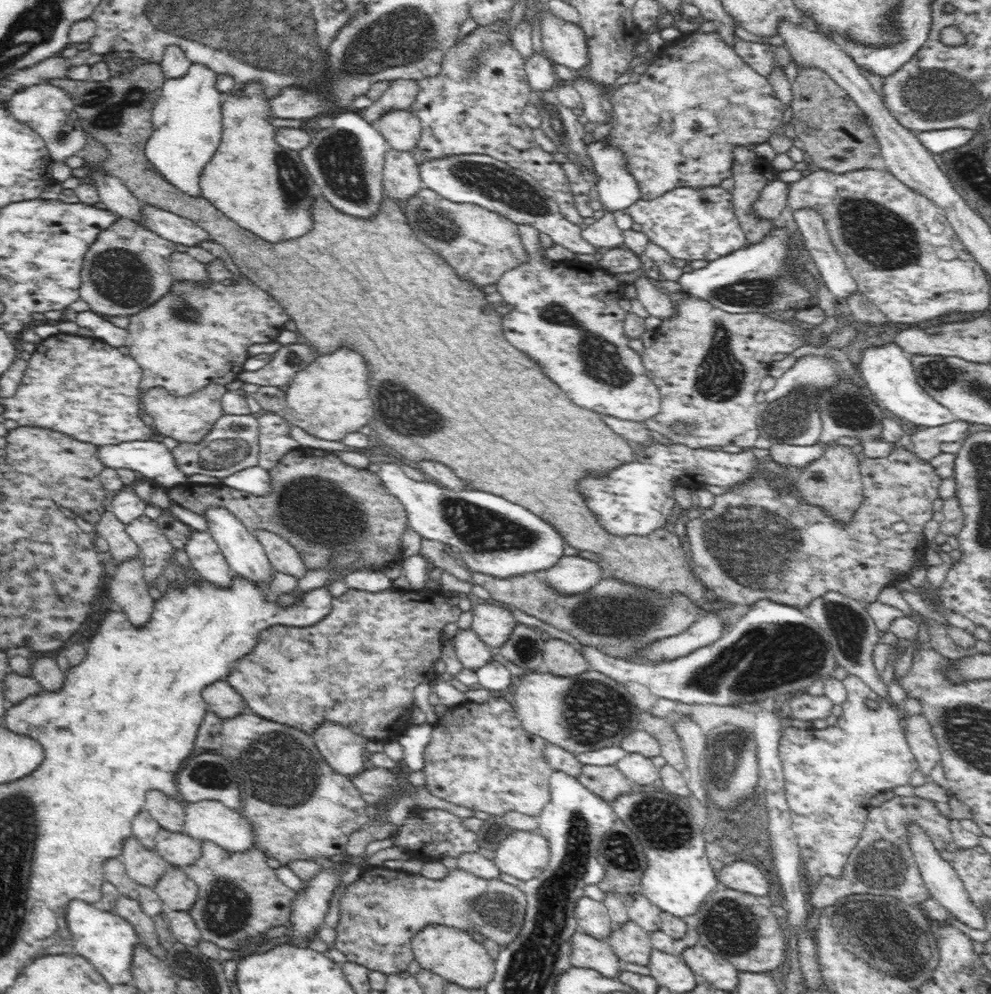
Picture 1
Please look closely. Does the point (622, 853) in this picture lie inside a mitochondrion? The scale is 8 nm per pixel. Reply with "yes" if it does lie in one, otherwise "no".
yes

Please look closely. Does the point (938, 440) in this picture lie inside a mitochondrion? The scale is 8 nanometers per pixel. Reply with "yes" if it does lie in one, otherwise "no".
no

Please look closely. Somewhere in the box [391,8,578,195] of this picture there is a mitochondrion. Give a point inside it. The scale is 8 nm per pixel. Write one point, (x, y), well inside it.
(475, 64)

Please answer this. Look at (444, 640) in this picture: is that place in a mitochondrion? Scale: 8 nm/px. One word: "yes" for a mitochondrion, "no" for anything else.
no

